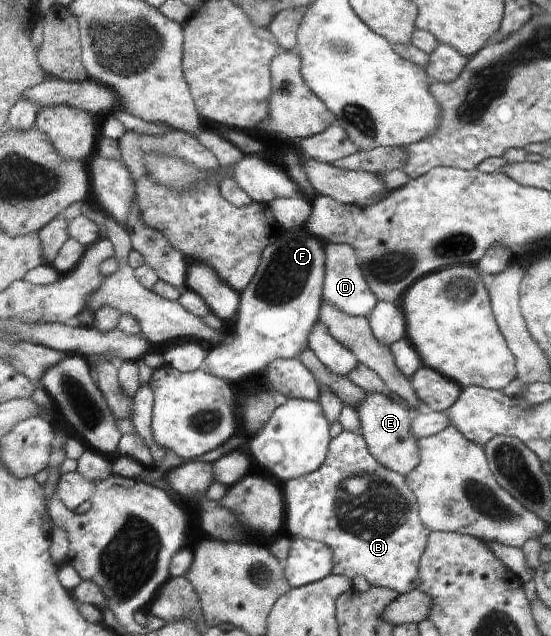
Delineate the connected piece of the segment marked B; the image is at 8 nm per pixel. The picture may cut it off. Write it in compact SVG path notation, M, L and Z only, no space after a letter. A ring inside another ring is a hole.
M345 429L335 438L331 439L330 453L327 454L326 460L323 461L321 468L314 470L305 477L299 477L282 484L281 490L284 497L284 524L291 538L302 538L324 542L329 546L330 551L334 554L333 574L343 575L353 579L355 576L365 576L371 585L394 590L395 592L406 593L415 588L418 576L418 564L422 558L422 554L429 544L430 530L421 519L421 511L419 510L418 499L411 492L410 485L406 478L383 466L373 455L366 443L366 439L362 434L346 431Z

